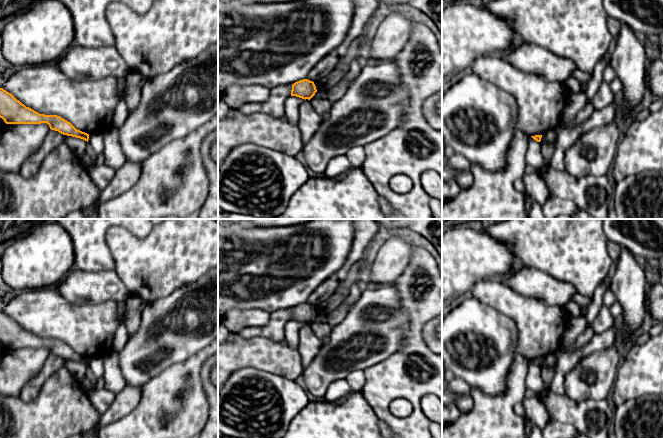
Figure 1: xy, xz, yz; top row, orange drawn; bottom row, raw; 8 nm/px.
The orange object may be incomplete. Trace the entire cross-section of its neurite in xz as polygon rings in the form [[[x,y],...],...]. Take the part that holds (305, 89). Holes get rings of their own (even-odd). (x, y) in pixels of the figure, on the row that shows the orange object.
[[[303,79],[292,84],[291,96],[310,100],[317,92],[313,81]]]

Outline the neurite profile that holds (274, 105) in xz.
[[[292,84],[278,86],[270,89],[270,96],[267,100],[259,103],[246,103],[237,110],[244,115],[253,113],[266,113],[275,117],[285,115],[284,102],[291,96]]]

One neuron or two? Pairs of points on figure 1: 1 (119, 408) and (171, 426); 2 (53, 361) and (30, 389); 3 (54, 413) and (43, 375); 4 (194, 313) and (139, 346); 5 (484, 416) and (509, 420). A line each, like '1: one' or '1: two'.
1: two
2: one
3: two
4: one
5: one

